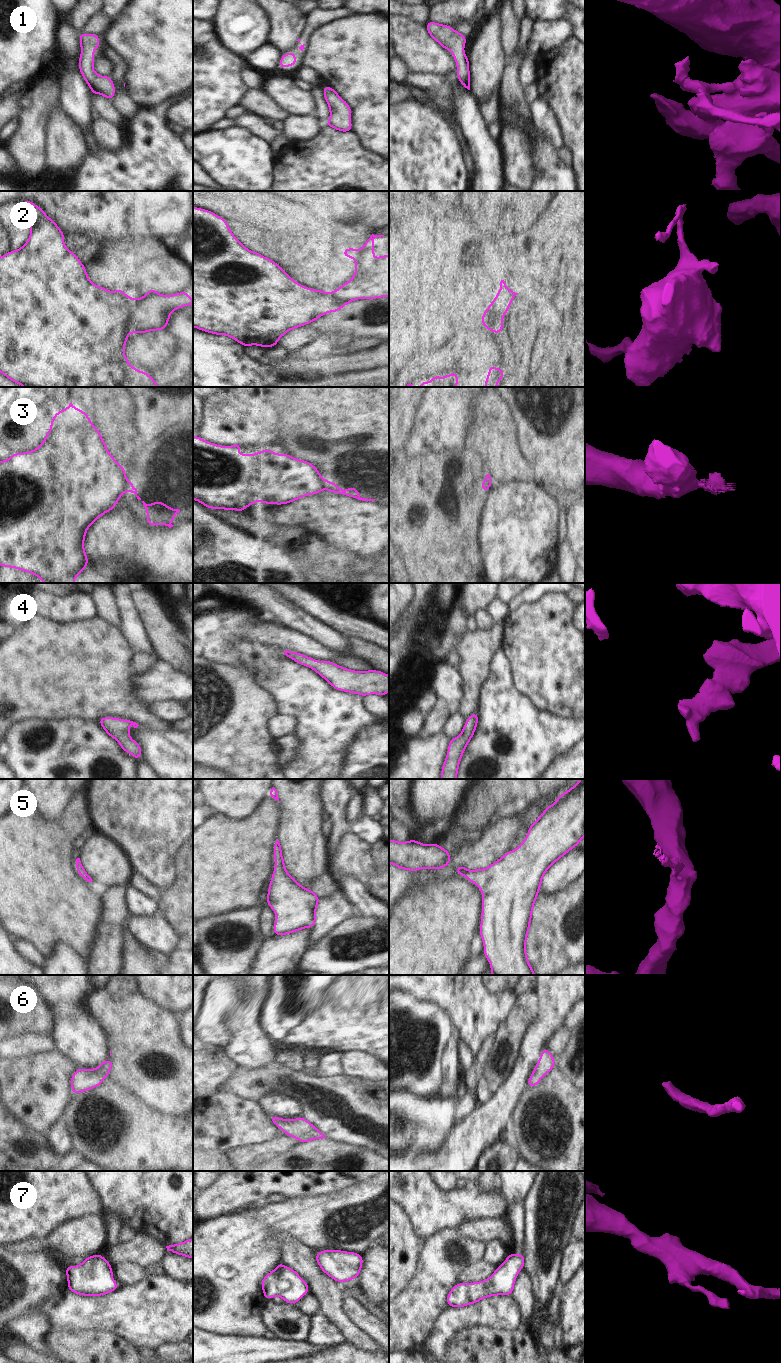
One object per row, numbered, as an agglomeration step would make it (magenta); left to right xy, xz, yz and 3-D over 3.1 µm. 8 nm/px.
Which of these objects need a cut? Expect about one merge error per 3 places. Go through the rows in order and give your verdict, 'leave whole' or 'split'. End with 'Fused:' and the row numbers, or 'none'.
1: leave whole
2: split
3: split
4: leave whole
5: leave whole
6: leave whole
7: leave whole
Fused: 2, 3

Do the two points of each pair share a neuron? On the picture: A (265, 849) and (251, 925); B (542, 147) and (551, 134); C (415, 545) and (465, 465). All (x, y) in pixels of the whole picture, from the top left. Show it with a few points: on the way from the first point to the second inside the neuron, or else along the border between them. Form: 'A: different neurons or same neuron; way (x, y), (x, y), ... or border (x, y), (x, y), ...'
A: different neurons; border (259, 904), (231, 912)
B: different neurons; border (532, 122), (535, 129), (556, 150)
C: same neuron; way (425, 520), (429, 479), (440, 468)

